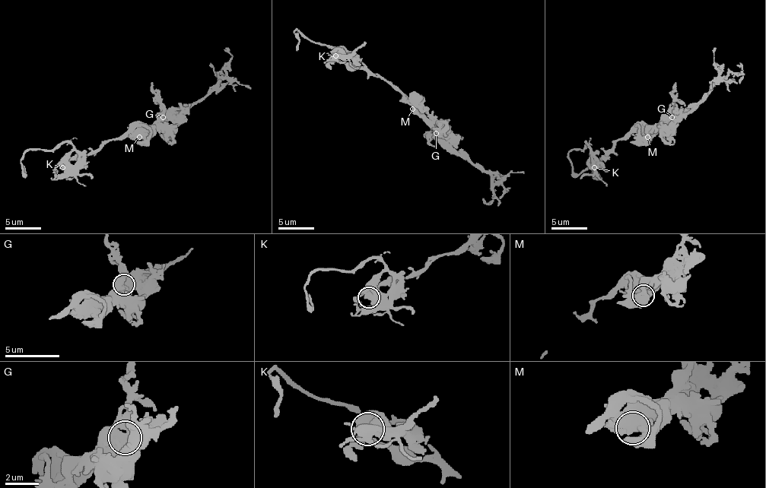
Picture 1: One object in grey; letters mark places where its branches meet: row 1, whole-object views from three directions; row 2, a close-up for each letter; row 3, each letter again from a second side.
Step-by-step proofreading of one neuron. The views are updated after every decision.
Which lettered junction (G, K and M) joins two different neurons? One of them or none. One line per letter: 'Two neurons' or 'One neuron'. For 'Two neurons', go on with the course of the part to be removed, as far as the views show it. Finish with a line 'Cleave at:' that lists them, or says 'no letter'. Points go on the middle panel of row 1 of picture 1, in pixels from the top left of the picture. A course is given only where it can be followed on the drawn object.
G: One neuron
K: One neuron
M: One neuron
Cleave at: no letter

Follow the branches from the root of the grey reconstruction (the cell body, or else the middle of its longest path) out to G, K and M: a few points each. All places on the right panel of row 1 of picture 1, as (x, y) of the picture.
G: (631, 134), (656, 131), (672, 118)
K: (631, 134), (618, 139), (594, 167)
M: (631, 134), (647, 137)

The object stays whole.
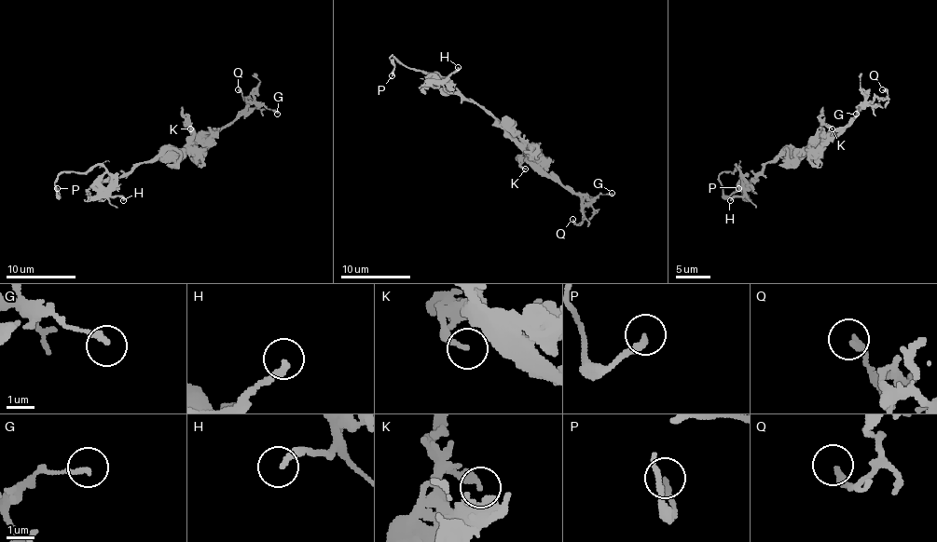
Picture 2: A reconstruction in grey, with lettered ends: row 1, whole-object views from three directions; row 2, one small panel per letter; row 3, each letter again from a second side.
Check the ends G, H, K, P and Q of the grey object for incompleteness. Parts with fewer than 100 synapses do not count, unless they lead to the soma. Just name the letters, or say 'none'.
P

